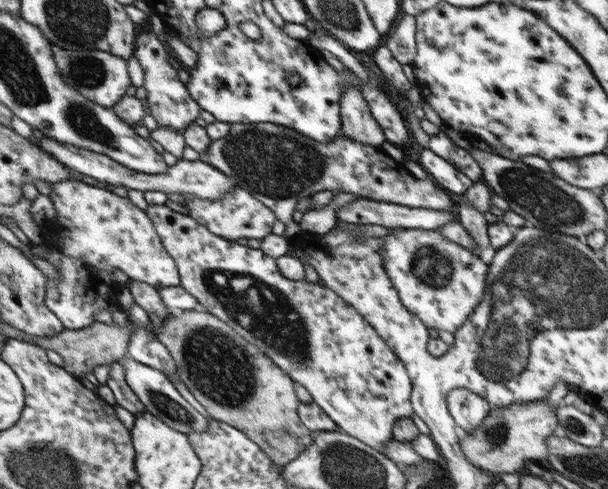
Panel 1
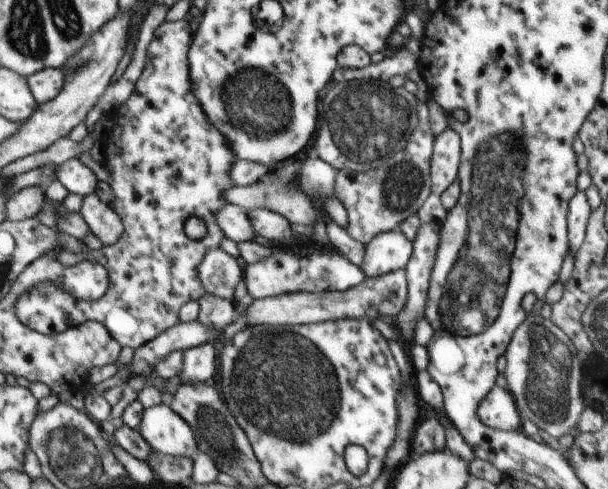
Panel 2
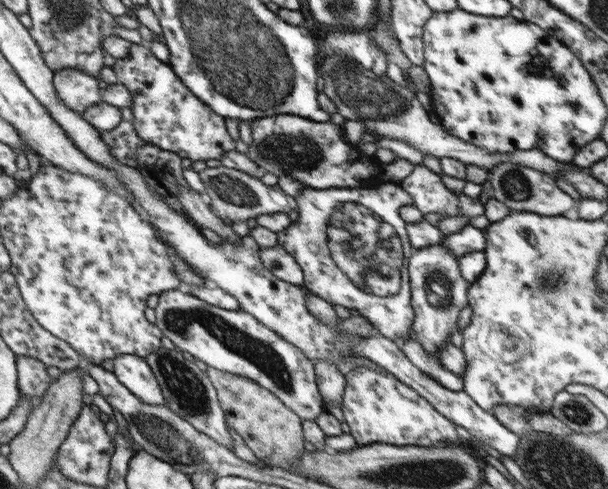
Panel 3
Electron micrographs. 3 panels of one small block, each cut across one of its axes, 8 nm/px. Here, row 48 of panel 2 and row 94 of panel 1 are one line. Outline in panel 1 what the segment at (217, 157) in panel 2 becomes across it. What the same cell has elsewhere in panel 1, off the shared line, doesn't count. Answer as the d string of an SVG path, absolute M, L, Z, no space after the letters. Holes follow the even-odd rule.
M147 30L139 32L134 55L144 71L143 86L148 91L148 113L154 117L159 127L167 126L183 133L199 117L200 105L189 95L186 85L178 79L177 70L170 65L168 57L172 53L164 40Z

